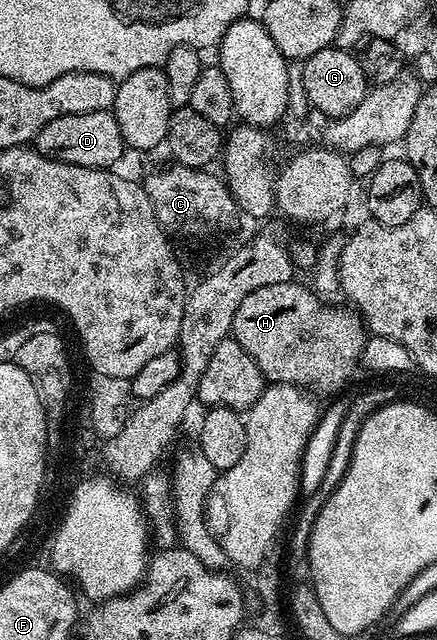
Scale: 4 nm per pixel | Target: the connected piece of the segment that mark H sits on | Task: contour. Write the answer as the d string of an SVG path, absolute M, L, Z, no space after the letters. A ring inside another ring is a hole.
M299 281L282 283L281 285L265 285L261 289L253 289L253 293L249 293L249 297L245 297L245 301L241 301L241 306L237 309L237 317L233 317L233 325L231 326L231 335L241 345L241 349L245 349L245 353L249 353L249 357L253 357L253 361L257 361L257 365L261 369L264 380L268 384L272 383L288 383L294 387L302 387L308 392L314 393L316 396L331 395L334 391L339 391L351 378L355 375L355 370L360 370L360 359L362 351L369 338L369 332L363 322L363 316L350 306L343 307L326 307L325 304L319 303L319 299L307 287L302 287Z

